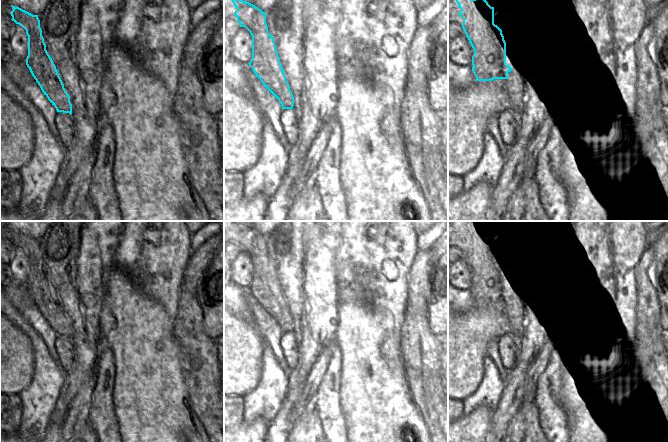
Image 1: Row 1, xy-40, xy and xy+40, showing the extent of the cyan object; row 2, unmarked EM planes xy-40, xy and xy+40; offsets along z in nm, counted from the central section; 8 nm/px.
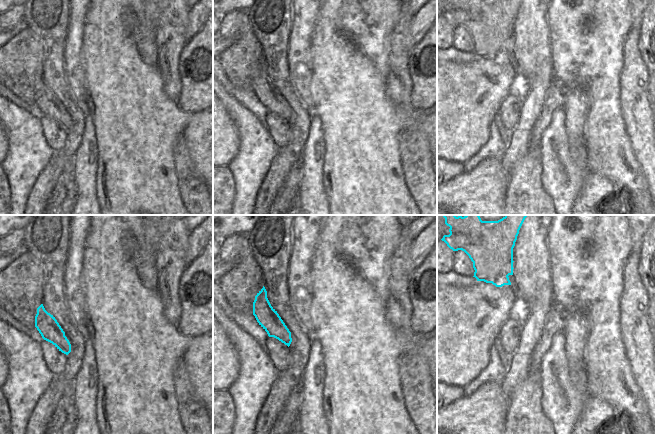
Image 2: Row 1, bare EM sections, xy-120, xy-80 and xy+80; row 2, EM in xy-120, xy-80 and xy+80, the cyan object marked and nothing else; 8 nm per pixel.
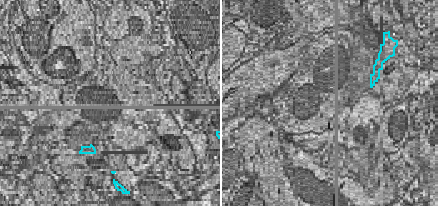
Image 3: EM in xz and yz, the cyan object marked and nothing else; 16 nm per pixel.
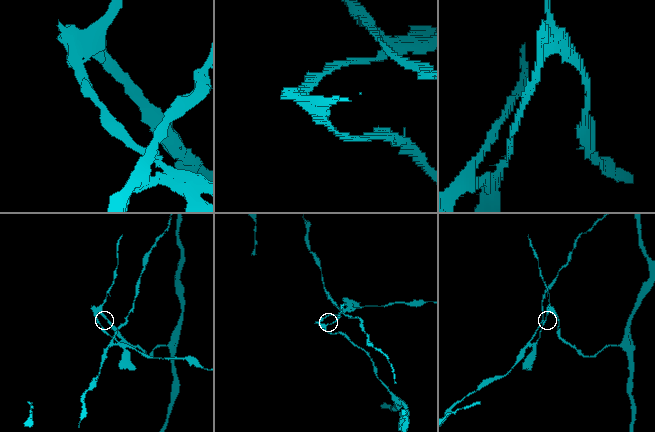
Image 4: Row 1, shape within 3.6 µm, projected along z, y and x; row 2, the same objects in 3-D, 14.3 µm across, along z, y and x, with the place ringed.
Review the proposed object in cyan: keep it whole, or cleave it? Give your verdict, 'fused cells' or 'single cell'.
fused cells

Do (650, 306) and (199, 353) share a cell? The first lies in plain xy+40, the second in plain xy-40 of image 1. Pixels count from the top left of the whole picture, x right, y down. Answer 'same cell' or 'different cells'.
different cells

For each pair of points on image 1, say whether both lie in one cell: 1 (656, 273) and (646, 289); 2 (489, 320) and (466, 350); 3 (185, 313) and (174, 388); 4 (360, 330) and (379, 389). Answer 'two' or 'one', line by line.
1: two
2: one
3: two
4: one

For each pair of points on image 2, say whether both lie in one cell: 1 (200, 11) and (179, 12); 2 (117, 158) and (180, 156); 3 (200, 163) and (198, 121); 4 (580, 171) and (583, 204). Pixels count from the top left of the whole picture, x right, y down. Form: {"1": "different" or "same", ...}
{"1": "different", "2": "different", "3": "same", "4": "different"}

